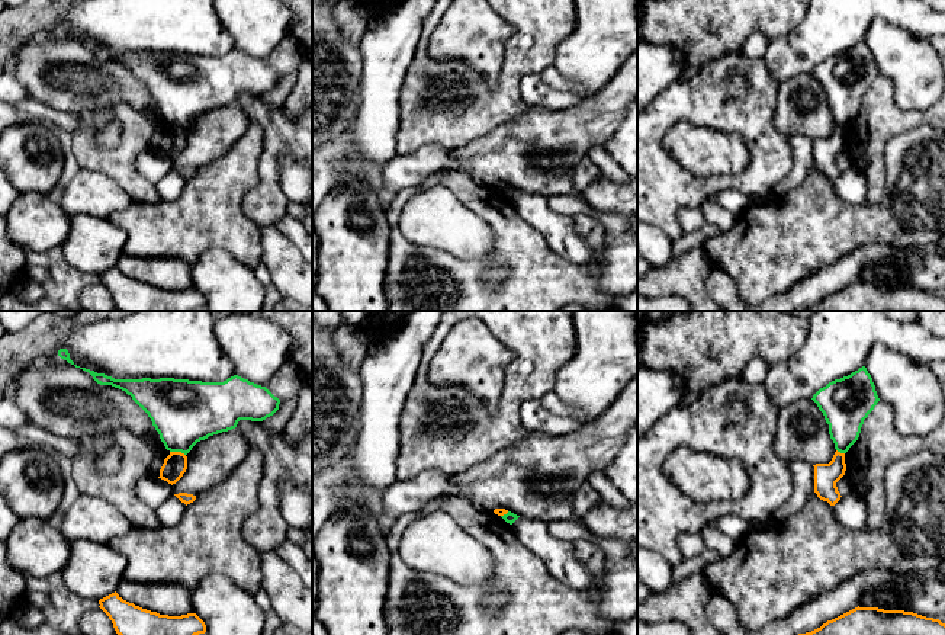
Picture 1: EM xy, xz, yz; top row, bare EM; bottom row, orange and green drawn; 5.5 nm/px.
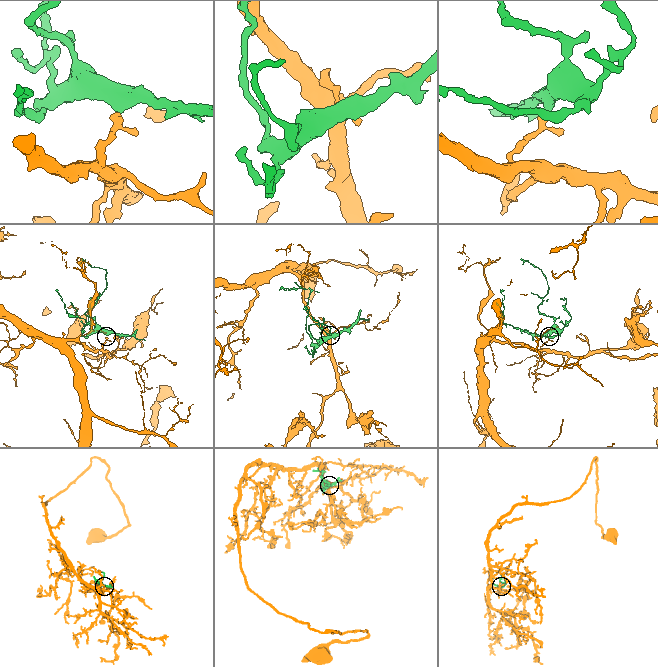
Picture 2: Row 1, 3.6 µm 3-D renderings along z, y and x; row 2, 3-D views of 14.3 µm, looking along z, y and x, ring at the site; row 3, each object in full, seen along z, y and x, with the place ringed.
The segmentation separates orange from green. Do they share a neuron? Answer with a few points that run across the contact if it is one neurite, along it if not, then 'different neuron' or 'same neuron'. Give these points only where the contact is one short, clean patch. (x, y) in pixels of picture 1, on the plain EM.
line xy (170, 125), (179, 125), (185, 130); different neuron

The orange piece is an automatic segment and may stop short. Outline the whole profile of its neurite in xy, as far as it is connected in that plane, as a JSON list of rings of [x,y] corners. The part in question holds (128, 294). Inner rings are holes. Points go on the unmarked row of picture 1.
[[[116,266],[100,273],[99,279],[119,311],[196,311],[206,307],[196,288],[160,289],[123,275]]]

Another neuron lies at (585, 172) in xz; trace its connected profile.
[[[582,157],[572,173],[572,193],[579,196],[591,183],[601,179],[601,170],[588,157]]]

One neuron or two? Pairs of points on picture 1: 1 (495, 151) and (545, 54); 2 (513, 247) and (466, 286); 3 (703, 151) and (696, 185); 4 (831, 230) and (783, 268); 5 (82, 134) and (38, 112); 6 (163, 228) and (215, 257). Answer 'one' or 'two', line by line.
1: two
2: one
3: two
4: one
5: two
6: two

